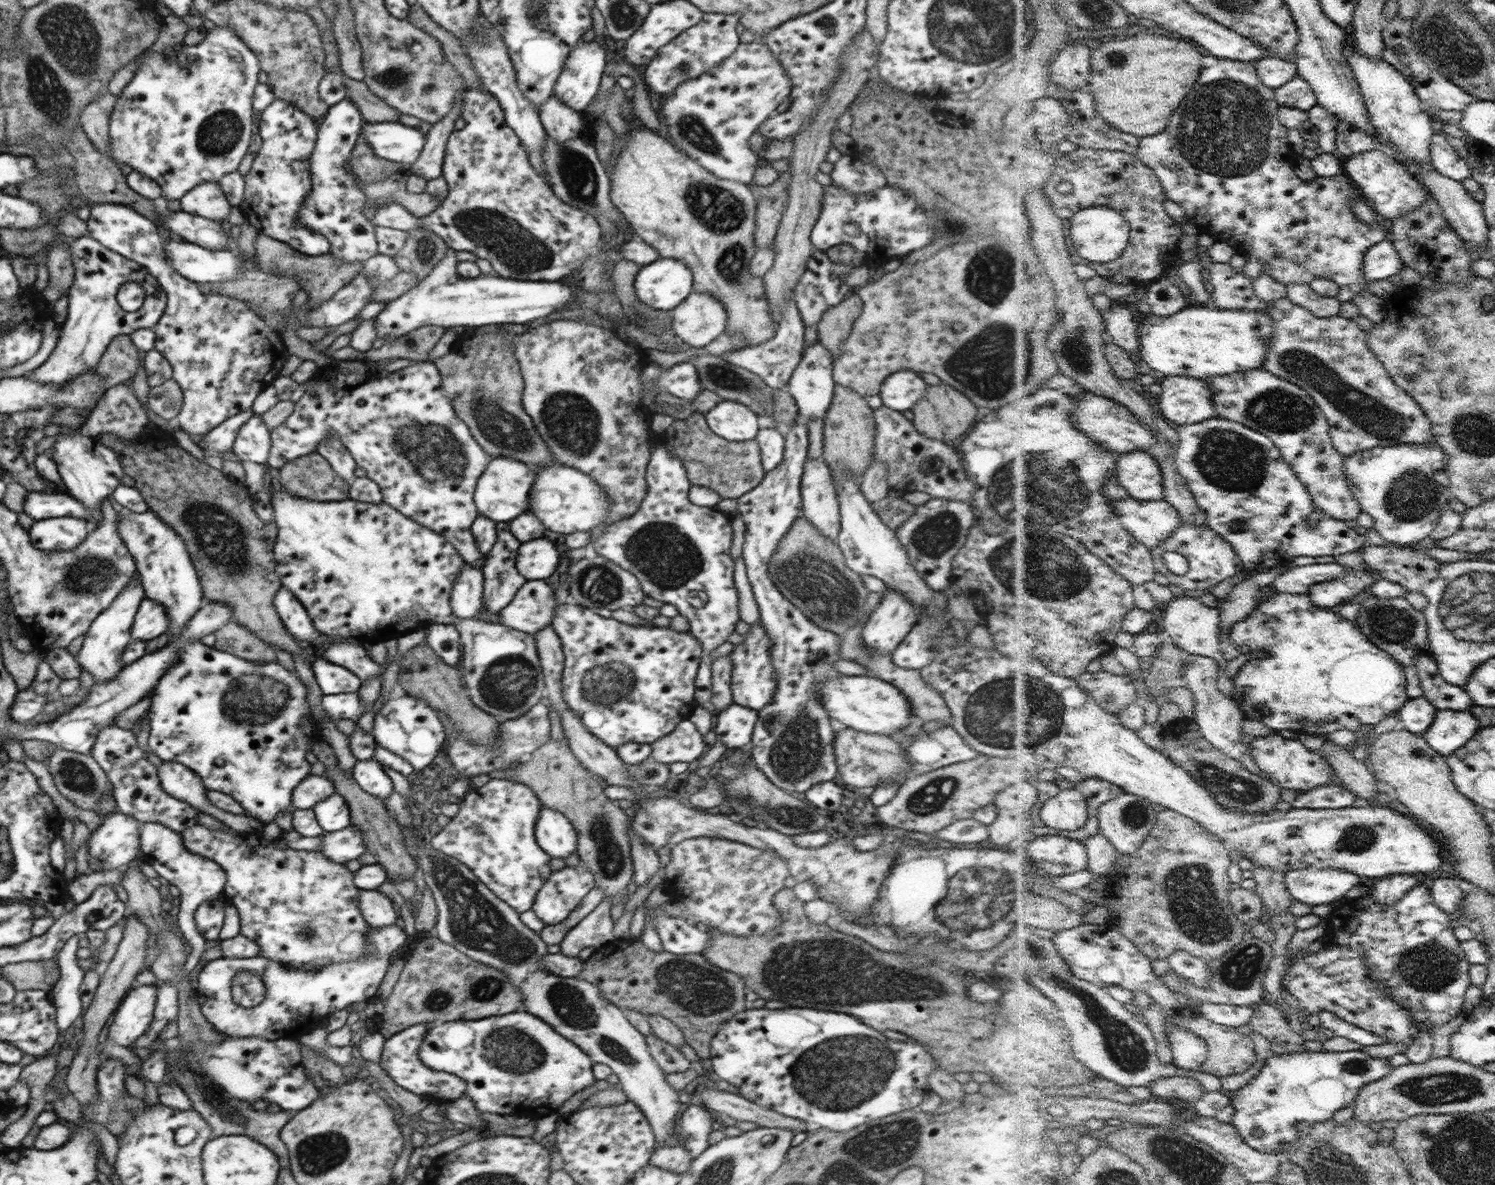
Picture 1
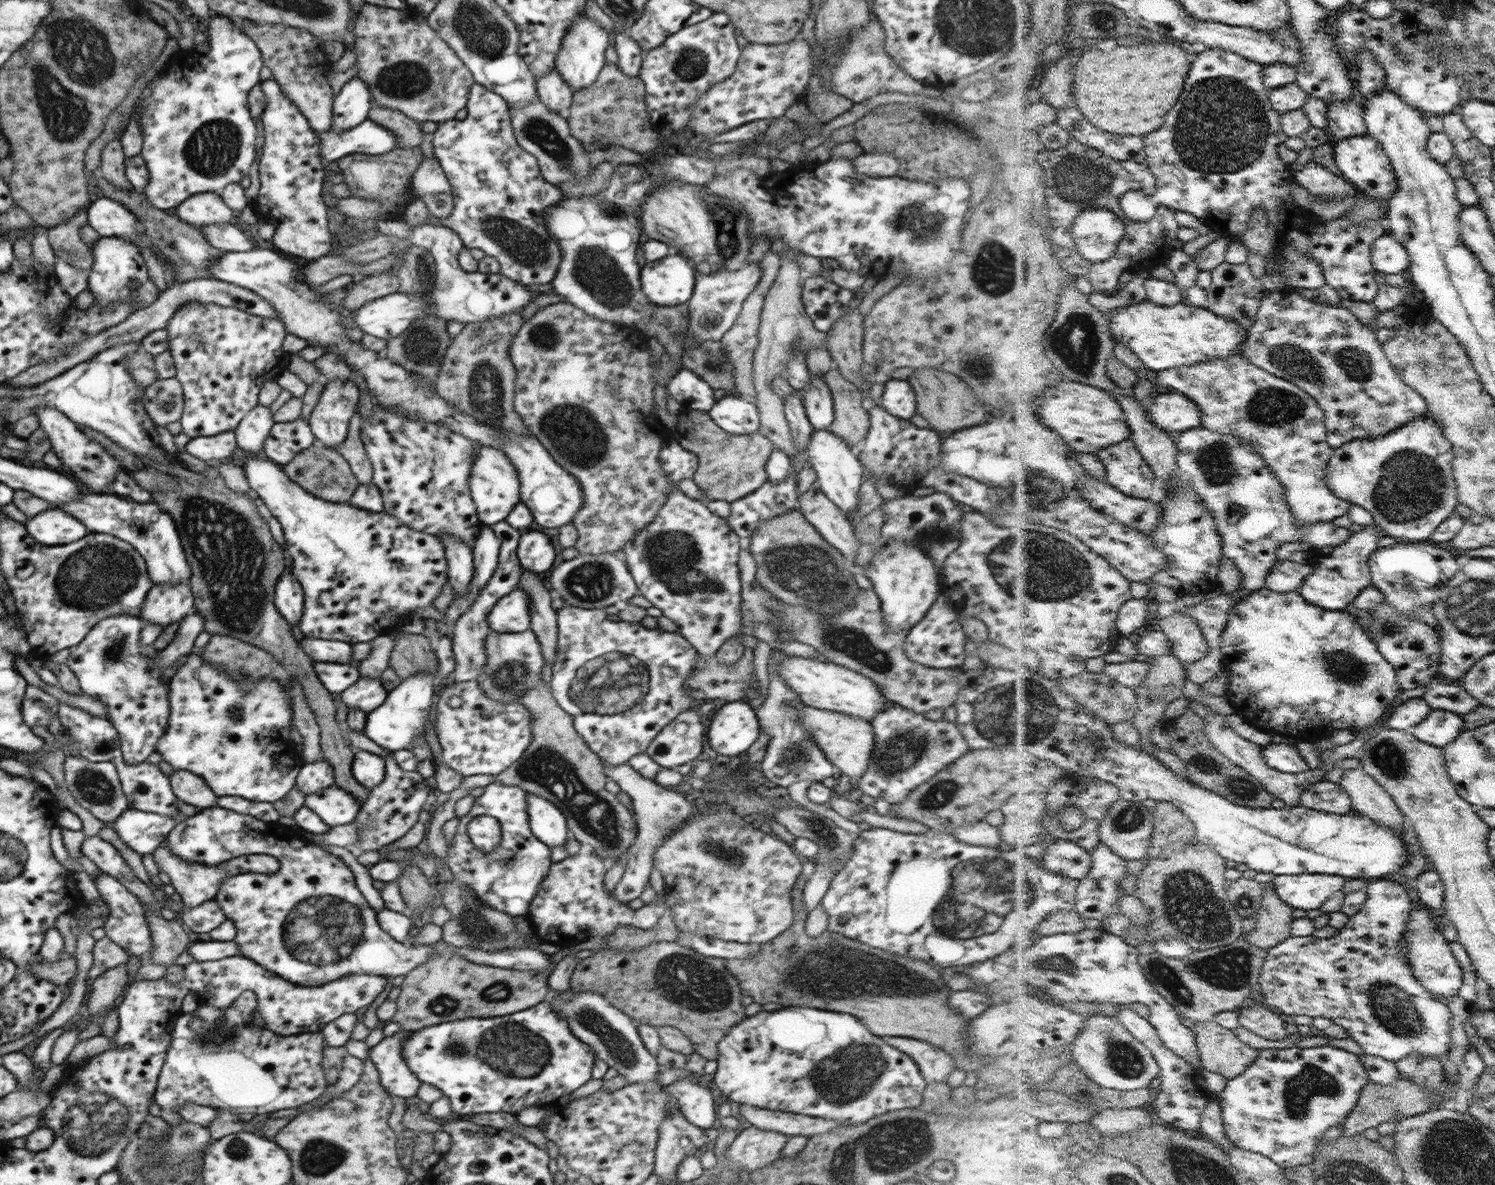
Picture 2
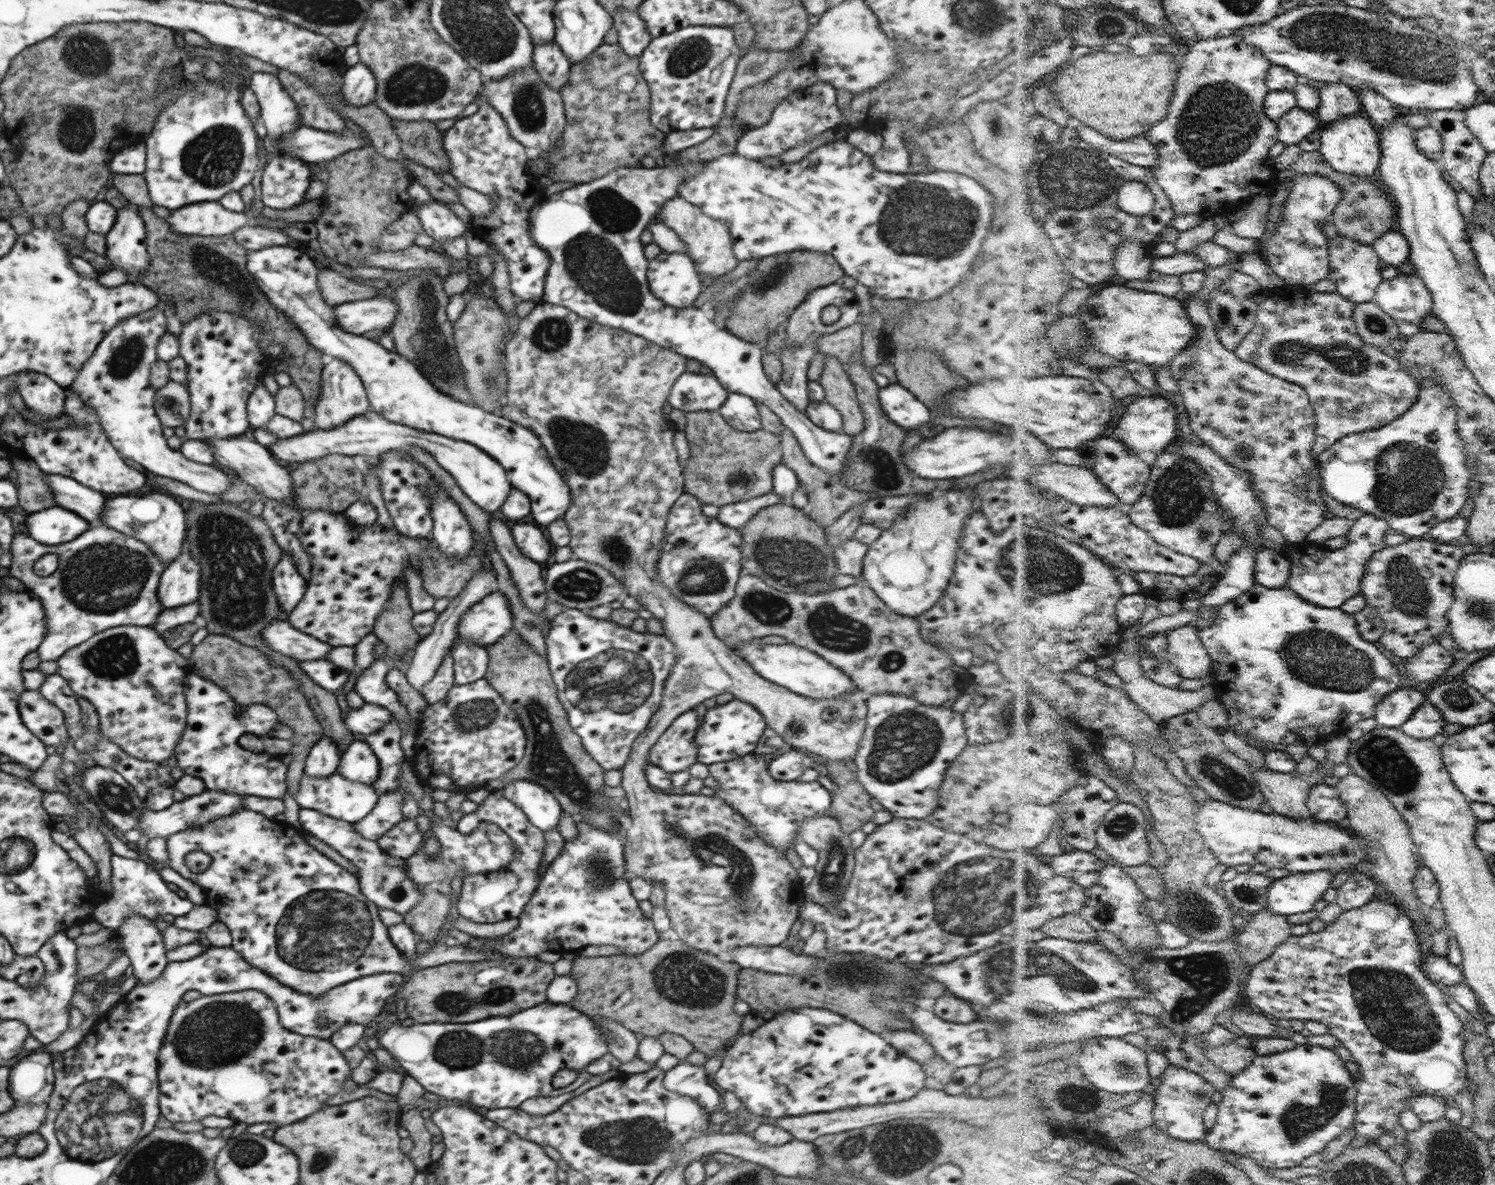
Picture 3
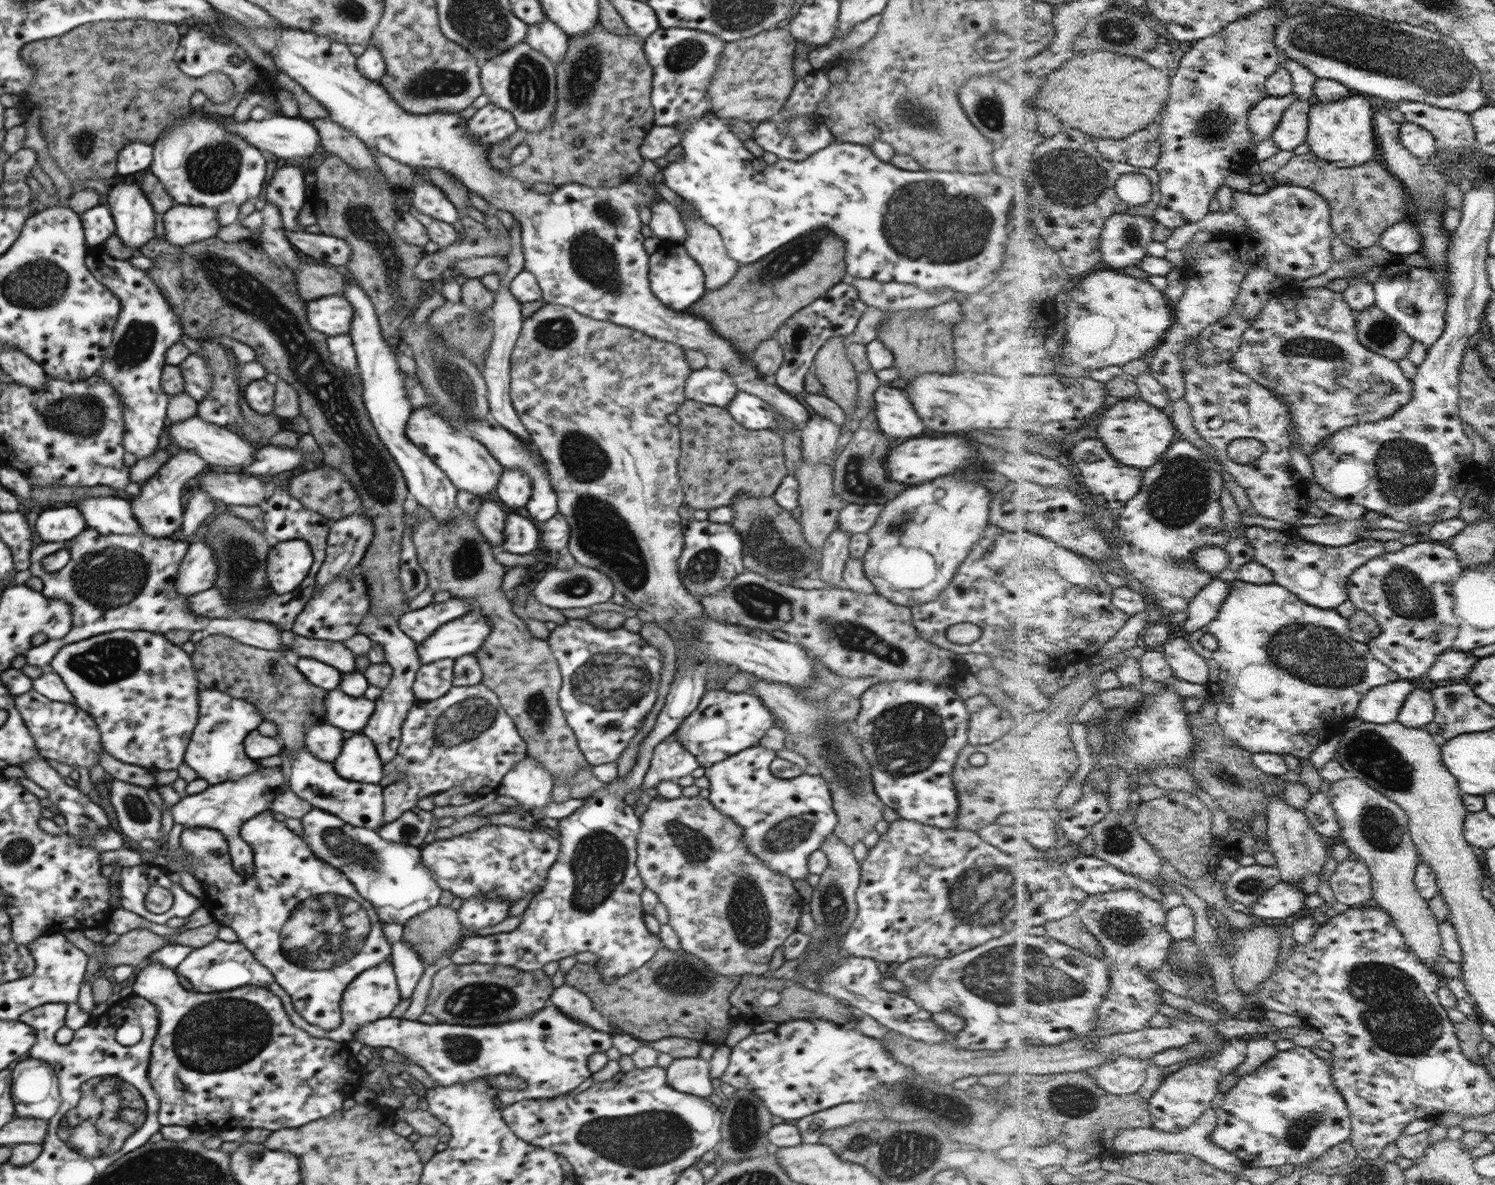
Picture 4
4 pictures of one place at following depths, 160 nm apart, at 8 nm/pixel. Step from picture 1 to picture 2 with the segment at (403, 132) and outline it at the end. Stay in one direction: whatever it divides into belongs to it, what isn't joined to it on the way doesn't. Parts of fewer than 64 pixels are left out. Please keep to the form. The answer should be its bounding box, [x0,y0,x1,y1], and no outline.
[319,119,400,164]

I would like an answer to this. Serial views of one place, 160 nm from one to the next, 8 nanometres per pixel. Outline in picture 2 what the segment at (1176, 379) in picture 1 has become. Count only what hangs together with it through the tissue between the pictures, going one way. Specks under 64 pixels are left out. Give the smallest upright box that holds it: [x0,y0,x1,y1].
[1148,390,1204,436]

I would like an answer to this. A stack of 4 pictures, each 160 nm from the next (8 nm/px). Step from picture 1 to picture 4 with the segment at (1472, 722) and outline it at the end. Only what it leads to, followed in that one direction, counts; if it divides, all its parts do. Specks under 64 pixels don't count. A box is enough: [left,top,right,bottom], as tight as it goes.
[1399,689,1436,728]

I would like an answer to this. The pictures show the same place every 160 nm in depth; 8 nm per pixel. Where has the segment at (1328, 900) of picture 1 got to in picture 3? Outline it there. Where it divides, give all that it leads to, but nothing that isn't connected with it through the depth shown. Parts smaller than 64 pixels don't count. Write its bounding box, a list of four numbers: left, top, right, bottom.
[1269,870,1335,914]

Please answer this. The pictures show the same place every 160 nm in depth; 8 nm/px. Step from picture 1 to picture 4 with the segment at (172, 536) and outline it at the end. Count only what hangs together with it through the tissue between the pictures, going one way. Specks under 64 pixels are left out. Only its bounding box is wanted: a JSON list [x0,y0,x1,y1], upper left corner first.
[128,450,208,539]

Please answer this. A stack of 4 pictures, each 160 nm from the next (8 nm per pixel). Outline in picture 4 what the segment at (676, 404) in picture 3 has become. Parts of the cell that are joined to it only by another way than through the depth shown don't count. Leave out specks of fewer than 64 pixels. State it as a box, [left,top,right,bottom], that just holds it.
[684,367,740,408]

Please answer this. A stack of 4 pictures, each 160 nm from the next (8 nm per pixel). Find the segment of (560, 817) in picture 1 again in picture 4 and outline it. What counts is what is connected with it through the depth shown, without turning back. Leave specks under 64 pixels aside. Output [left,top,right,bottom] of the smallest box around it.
[496,756,554,810]

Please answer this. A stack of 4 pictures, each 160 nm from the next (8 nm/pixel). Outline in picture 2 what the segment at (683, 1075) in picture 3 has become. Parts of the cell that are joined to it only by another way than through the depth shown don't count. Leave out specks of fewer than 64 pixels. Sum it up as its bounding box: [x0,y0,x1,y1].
[666,1078,717,1132]

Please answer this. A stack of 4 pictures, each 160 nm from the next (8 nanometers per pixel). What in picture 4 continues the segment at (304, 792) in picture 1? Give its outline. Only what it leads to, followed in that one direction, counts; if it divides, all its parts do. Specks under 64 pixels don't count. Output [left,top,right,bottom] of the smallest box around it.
[305,723,347,762]

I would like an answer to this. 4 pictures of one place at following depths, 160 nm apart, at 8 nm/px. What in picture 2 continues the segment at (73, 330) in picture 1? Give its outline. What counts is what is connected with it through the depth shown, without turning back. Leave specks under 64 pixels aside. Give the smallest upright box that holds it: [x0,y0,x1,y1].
[86,237,161,309]

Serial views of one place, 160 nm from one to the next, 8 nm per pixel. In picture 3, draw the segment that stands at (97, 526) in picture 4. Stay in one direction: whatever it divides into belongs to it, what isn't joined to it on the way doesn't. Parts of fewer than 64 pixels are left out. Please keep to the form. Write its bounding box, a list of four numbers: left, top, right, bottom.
[45,473,108,527]

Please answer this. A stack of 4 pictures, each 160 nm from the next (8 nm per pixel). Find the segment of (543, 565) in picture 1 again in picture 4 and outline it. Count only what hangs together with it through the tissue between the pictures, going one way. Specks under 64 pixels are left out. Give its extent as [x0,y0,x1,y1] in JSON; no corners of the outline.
[499,513,540,555]

